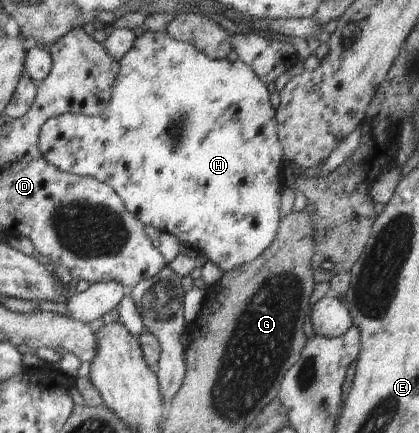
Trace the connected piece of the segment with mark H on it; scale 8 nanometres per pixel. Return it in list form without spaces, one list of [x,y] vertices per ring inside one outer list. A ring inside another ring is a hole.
[[[166,30],[163,32],[147,31],[138,36],[133,48],[120,60],[120,68],[121,70],[119,71],[118,79],[115,81],[115,86],[112,88],[112,97],[109,106],[107,106],[104,113],[101,113],[101,116],[92,117],[79,115],[78,113],[65,113],[63,116],[50,118],[46,124],[43,125],[39,139],[39,146],[42,149],[42,153],[46,156],[46,159],[63,171],[75,173],[77,175],[95,176],[97,180],[107,182],[111,188],[115,188],[115,192],[119,192],[119,196],[123,198],[123,202],[125,202],[127,208],[130,209],[130,211],[134,213],[145,226],[153,226],[161,232],[174,234],[180,242],[183,242],[183,244],[189,244],[189,246],[197,248],[197,250],[204,255],[204,258],[207,258],[207,261],[211,262],[211,264],[215,264],[215,266],[217,266],[223,273],[255,260],[271,244],[271,242],[273,242],[273,238],[275,238],[281,220],[281,214],[279,214],[279,200],[281,200],[281,194],[284,188],[284,180],[281,172],[283,171],[282,162],[285,159],[281,152],[279,139],[276,135],[275,113],[269,104],[269,94],[265,89],[265,85],[257,78],[257,76],[255,76],[255,73],[241,61],[236,60],[234,63],[231,63],[227,61],[227,59],[213,60],[205,53],[199,52],[199,49],[196,49],[194,45],[185,44],[183,41],[175,40],[173,36],[169,36],[169,32]]]

